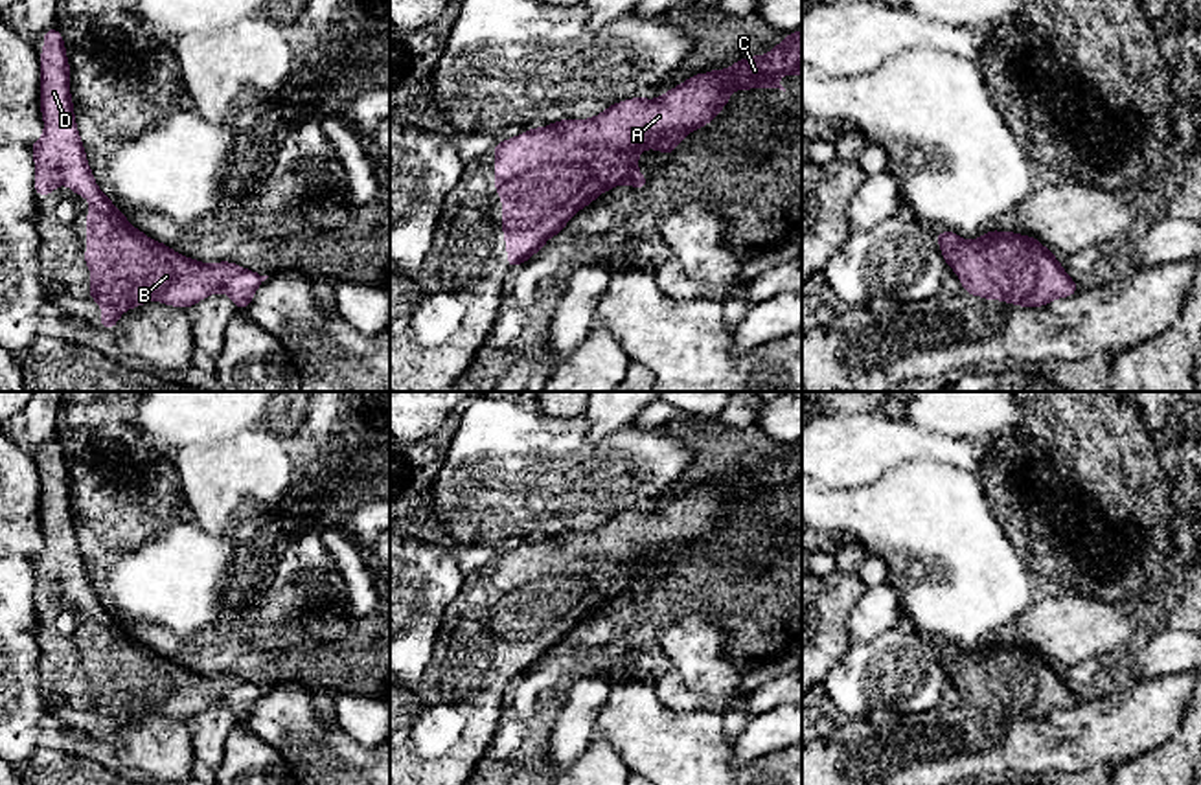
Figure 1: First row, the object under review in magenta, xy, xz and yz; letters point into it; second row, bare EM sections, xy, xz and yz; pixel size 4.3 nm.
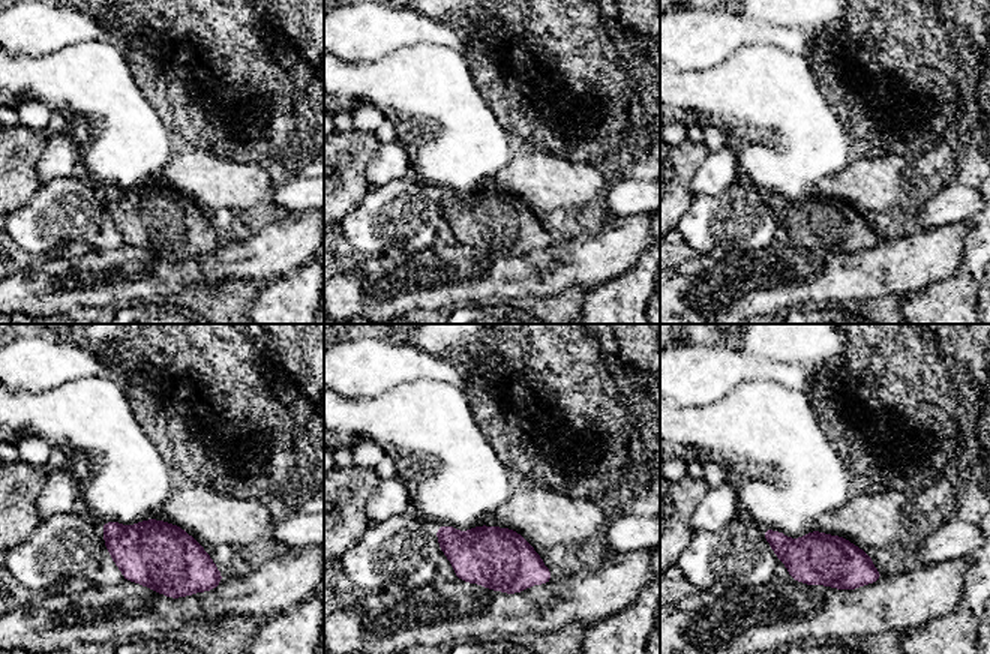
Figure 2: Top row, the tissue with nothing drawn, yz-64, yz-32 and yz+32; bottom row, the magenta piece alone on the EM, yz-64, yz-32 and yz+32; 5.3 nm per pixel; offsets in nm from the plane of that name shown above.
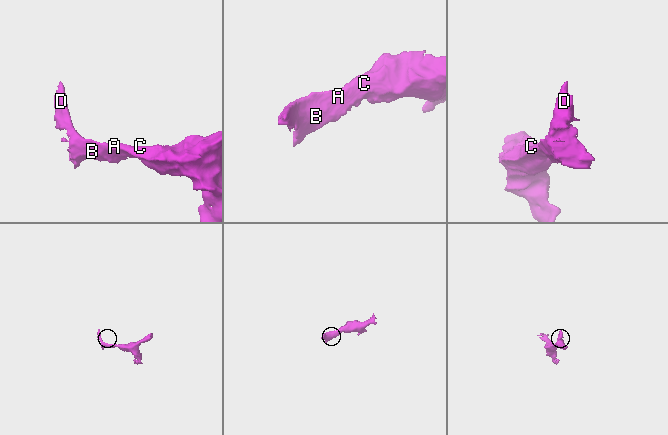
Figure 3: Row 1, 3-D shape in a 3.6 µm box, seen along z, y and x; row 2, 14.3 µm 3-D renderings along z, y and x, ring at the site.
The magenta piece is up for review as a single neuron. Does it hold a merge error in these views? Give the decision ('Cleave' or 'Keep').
Keep

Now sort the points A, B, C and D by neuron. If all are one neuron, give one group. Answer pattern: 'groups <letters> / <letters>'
groups A B C D

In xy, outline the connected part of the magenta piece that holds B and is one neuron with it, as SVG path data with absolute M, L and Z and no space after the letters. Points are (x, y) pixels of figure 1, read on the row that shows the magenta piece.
M57 28L42 35L40 112L44 134L29 147L35 160L35 195L51 195L59 184L90 200L85 265L90 267L90 300L101 303L101 329L142 303L162 301L189 309L213 292L228 294L239 311L269 278L235 263L200 263L149 239L97 188L77 132L70 96L70 63Z

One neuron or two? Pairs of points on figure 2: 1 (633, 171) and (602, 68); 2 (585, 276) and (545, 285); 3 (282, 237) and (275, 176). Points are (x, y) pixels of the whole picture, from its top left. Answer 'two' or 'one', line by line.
1: one
2: one
3: two

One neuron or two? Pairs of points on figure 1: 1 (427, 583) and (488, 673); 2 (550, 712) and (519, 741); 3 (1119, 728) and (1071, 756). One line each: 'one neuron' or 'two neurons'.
1: two neurons
2: one neuron
3: one neuron

